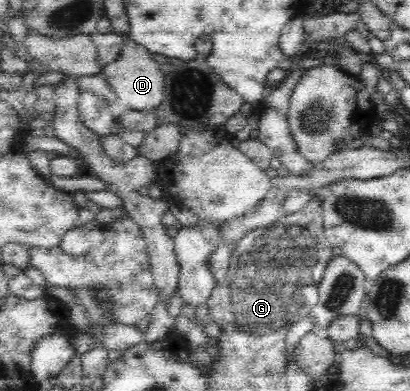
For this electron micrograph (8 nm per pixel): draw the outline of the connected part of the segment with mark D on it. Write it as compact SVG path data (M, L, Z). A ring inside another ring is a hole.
M124 38L122 52L112 64L103 67L109 87L116 95L115 108L118 111L148 110L152 111L162 101L165 89L165 75L160 71L160 65L154 61L153 55L141 45Z

